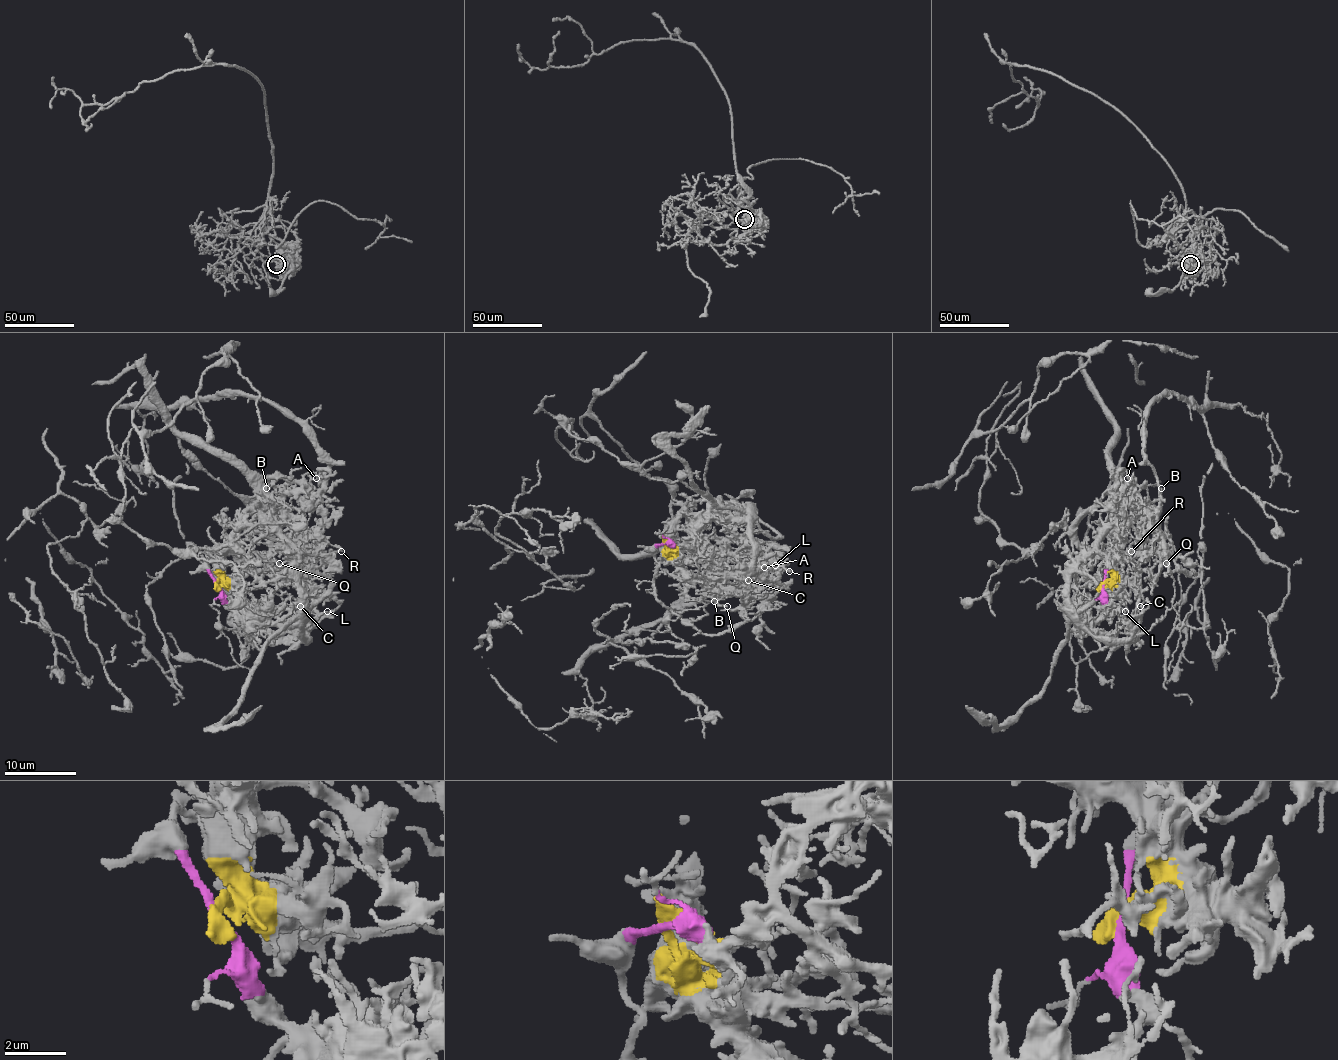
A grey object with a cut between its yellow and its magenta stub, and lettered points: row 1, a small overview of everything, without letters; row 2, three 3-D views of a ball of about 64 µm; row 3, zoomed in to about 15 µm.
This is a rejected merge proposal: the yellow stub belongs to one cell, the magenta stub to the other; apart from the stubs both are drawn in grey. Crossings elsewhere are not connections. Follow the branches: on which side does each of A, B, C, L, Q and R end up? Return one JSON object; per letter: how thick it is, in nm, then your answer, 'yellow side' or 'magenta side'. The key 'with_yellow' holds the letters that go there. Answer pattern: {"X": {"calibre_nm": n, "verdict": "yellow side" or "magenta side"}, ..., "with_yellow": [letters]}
{"A": {"calibre_nm": 200, "verdict": "yellow side"}, "B": {"calibre_nm": 180, "verdict": "yellow side"}, "C": {"calibre_nm": 180, "verdict": "yellow side"}, "L": {"calibre_nm": 150, "verdict": "yellow side"}, "Q": {"calibre_nm": 200, "verdict": "yellow side"}, "R": {"calibre_nm": 170, "verdict": "yellow side"}, "with_yellow": ["A", "B", "C", "L", "Q", "R"]}

